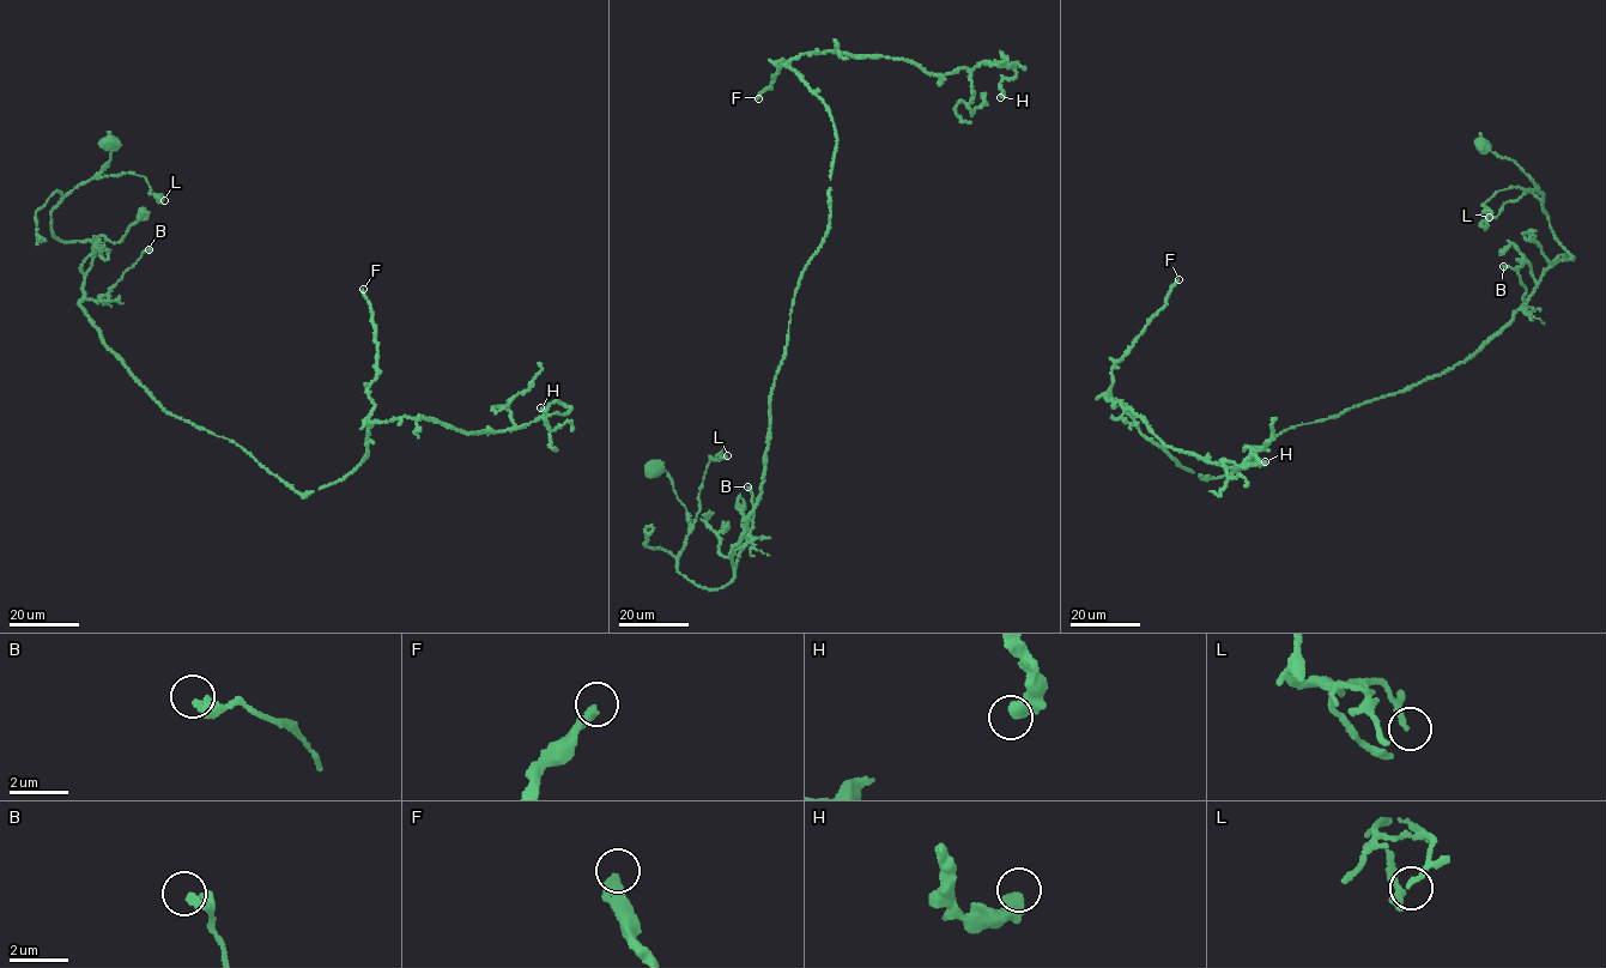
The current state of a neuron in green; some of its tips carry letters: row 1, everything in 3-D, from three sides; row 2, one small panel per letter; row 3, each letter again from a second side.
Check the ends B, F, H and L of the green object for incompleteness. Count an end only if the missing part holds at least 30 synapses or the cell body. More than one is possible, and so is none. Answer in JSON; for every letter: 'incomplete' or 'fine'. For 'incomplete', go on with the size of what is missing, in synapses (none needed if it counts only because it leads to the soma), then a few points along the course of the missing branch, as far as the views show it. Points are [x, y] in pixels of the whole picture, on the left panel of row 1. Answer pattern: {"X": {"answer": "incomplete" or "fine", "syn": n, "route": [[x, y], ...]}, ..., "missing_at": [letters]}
{"B": {"answer": "fine"}, "F": {"answer": "incomplete", "syn": 90, "route": [[363, 289], [357, 272], [326, 235], [301, 188], [277, 173]]}, "H": {"answer": "fine"}, "L": {"answer": "fine"}, "missing_at": ["F"]}

